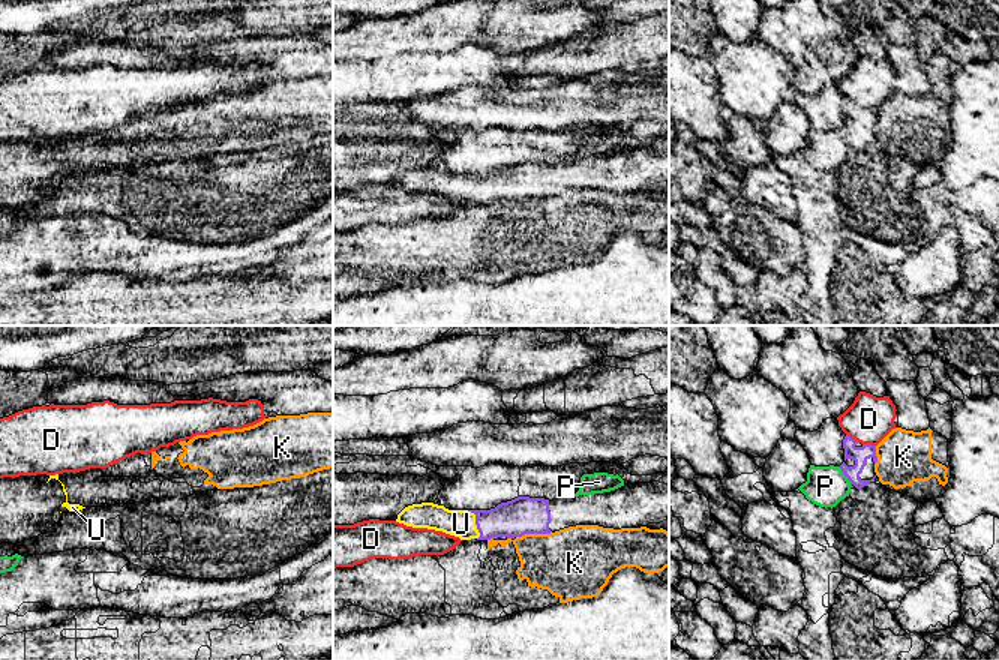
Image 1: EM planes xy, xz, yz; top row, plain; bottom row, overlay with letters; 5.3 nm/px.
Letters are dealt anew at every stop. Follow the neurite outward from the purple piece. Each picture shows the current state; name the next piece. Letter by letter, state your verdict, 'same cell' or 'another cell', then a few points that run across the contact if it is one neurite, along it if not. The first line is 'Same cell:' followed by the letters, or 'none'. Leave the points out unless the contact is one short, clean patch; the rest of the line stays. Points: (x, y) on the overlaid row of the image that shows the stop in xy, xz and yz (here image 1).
Same cell: U
D: another cell
K: another cell; line xz (551, 531), (525, 533), (516, 537)
P: another cell
U: same cell; line xz (519, 516), (500, 522), (476, 524), (461, 524)

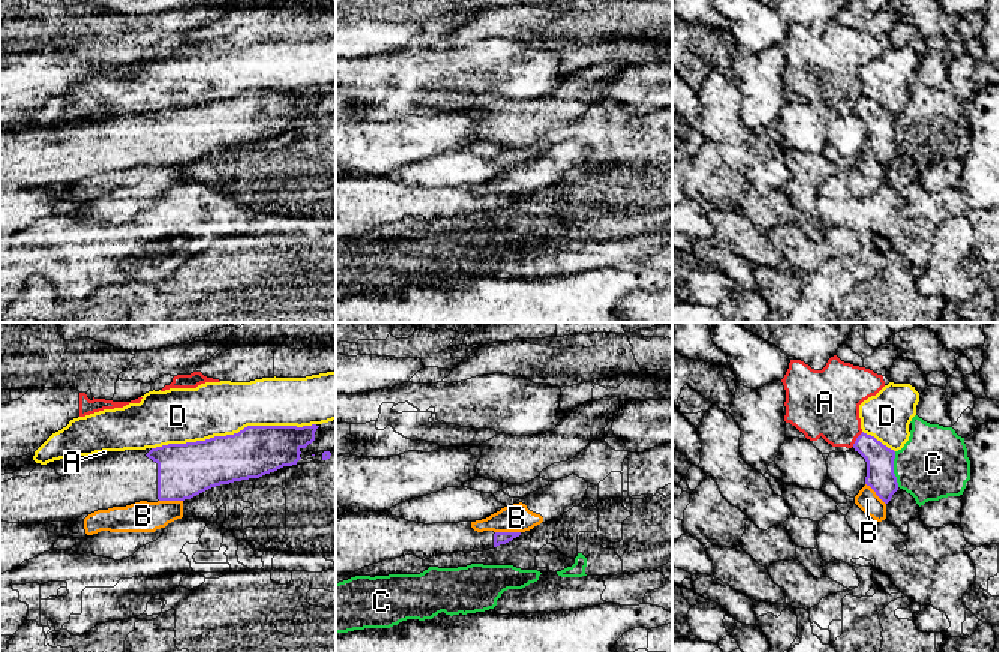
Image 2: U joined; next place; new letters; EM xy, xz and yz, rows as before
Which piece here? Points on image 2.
Same cell: none
A: another cell; line yz (863, 432), (852, 445)
B: another cell; line xz (495, 531), (519, 532)
C: another cell; line yz (894, 451), (894, 475), (899, 486)
D: another cell

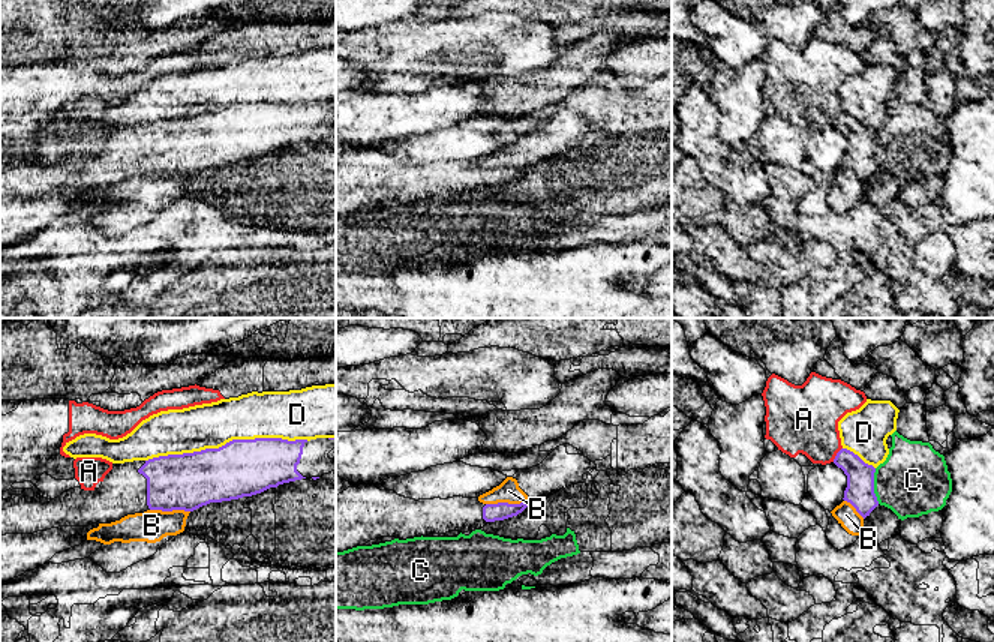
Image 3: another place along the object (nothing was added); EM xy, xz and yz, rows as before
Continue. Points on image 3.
Same cell: none
A: another cell; line yz (841, 447), (832, 461)
B: another cell; line xz (528, 500), (486, 504)
C: another cell; line yz (874, 468), (874, 495), (879, 503)
D: another cell

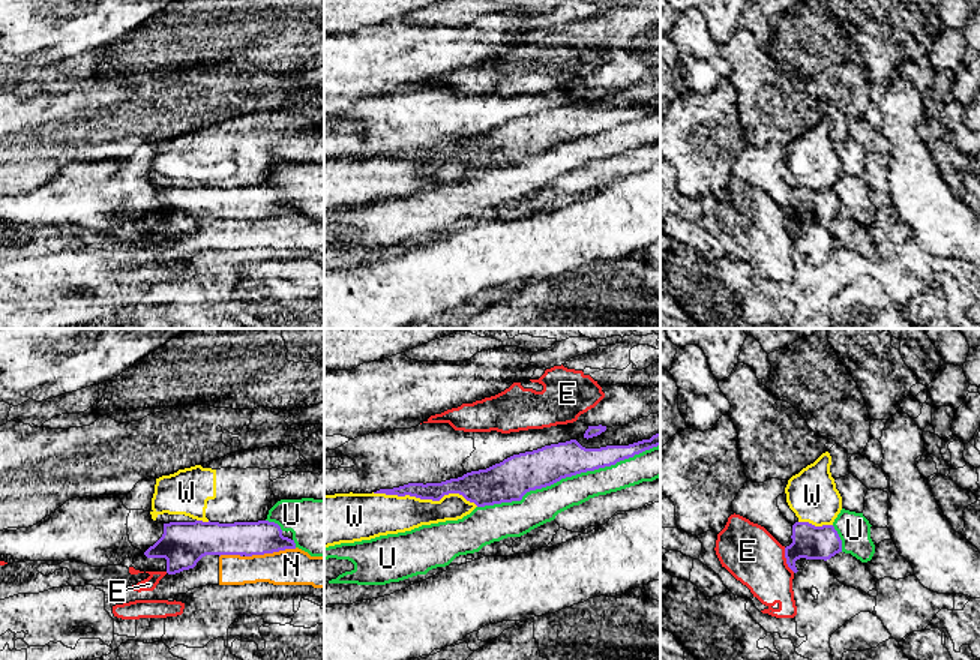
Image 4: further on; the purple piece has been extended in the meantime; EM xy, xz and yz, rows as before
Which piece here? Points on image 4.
Same cell: none
E: another cell
N: another cell
U: another cell
W: another cell

